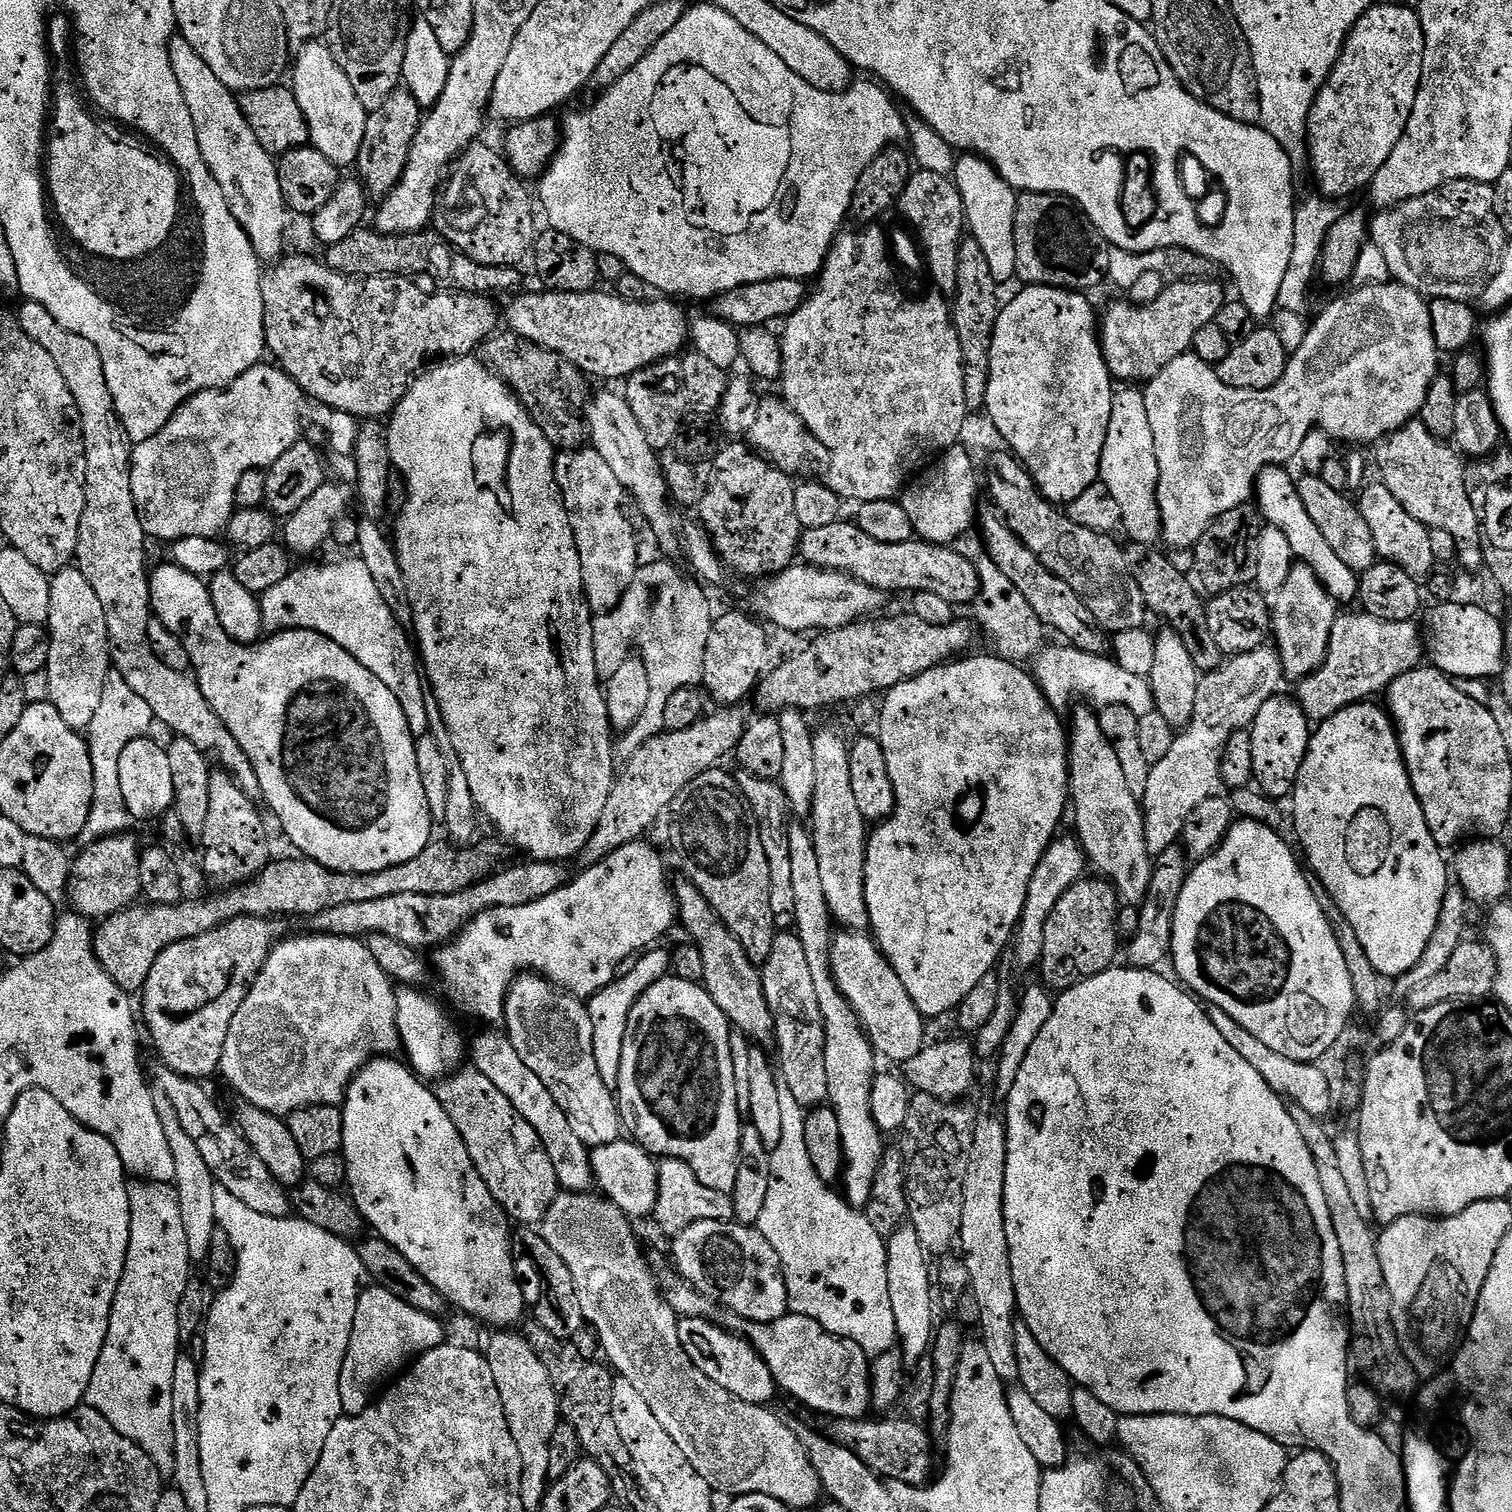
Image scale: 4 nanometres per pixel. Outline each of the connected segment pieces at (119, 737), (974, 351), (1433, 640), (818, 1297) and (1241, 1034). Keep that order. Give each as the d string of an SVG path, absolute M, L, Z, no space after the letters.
M111 671L102 690L102 706L94 714L94 722L86 730L88 749L94 766L94 798L90 818L86 822L82 836L85 841L103 840L105 836L114 836L125 831L130 824L128 807L122 798L122 781L118 778L118 758L130 742L147 737L154 725L154 717L146 698L138 698L134 690L122 678L118 671Z
M974 238L961 240L958 254L958 282L954 289L956 308L954 304L951 313L964 354L964 385L968 387L968 407L972 410L985 407L984 399L988 393L992 331L996 319L1000 317L1002 307L1002 299L1000 300L999 294L996 293L996 284L998 278L990 270L990 262L986 262L982 246Z
M1437 603L1434 608L1428 616L1428 632L1426 628L1426 656L1431 667L1460 682L1499 677L1506 663L1501 621L1476 605Z
M781 1083L780 1085L780 1102L782 1105L782 1142L771 1149L772 1165L770 1166L770 1190L766 1194L766 1206L762 1206L762 1214L758 1221L758 1227L761 1234L774 1246L774 1250L780 1256L780 1264L785 1270L791 1269L791 1264L796 1264L796 1276L801 1280L800 1284L800 1308L801 1313L812 1317L814 1322L821 1324L826 1331L835 1336L841 1336L844 1340L853 1340L862 1346L862 1350L869 1354L879 1354L881 1352L891 1352L897 1347L898 1337L896 1334L896 1319L894 1318L894 1306L890 1304L890 1282L888 1281L888 1245L885 1237L870 1226L870 1218L859 1208L853 1208L835 1187L830 1186L829 1181L824 1180L818 1170L814 1170L814 1162L810 1162L810 1150L806 1146L806 1110L790 1094L790 1086Z
M1209 1007L1207 1014L1214 1022L1214 1026L1218 1026L1222 1038L1226 1038L1226 1042L1230 1042L1230 1046L1234 1046L1234 1050L1238 1050L1238 1054L1242 1054L1242 1058L1246 1058L1246 1062L1250 1062L1250 1066L1254 1066L1254 1070L1258 1070L1258 1074L1262 1074L1262 1078L1266 1078L1266 1082L1273 1090L1280 1093L1281 1097L1302 1106L1308 1114L1321 1118L1327 1117L1327 1112L1332 1108L1334 1086L1326 1080L1325 1074L1316 1062L1286 1058L1270 1050L1266 1042L1258 1042L1258 1038L1254 1038L1250 1030L1243 1028L1237 1020L1230 1018L1230 1014L1226 1014L1221 1008Z

